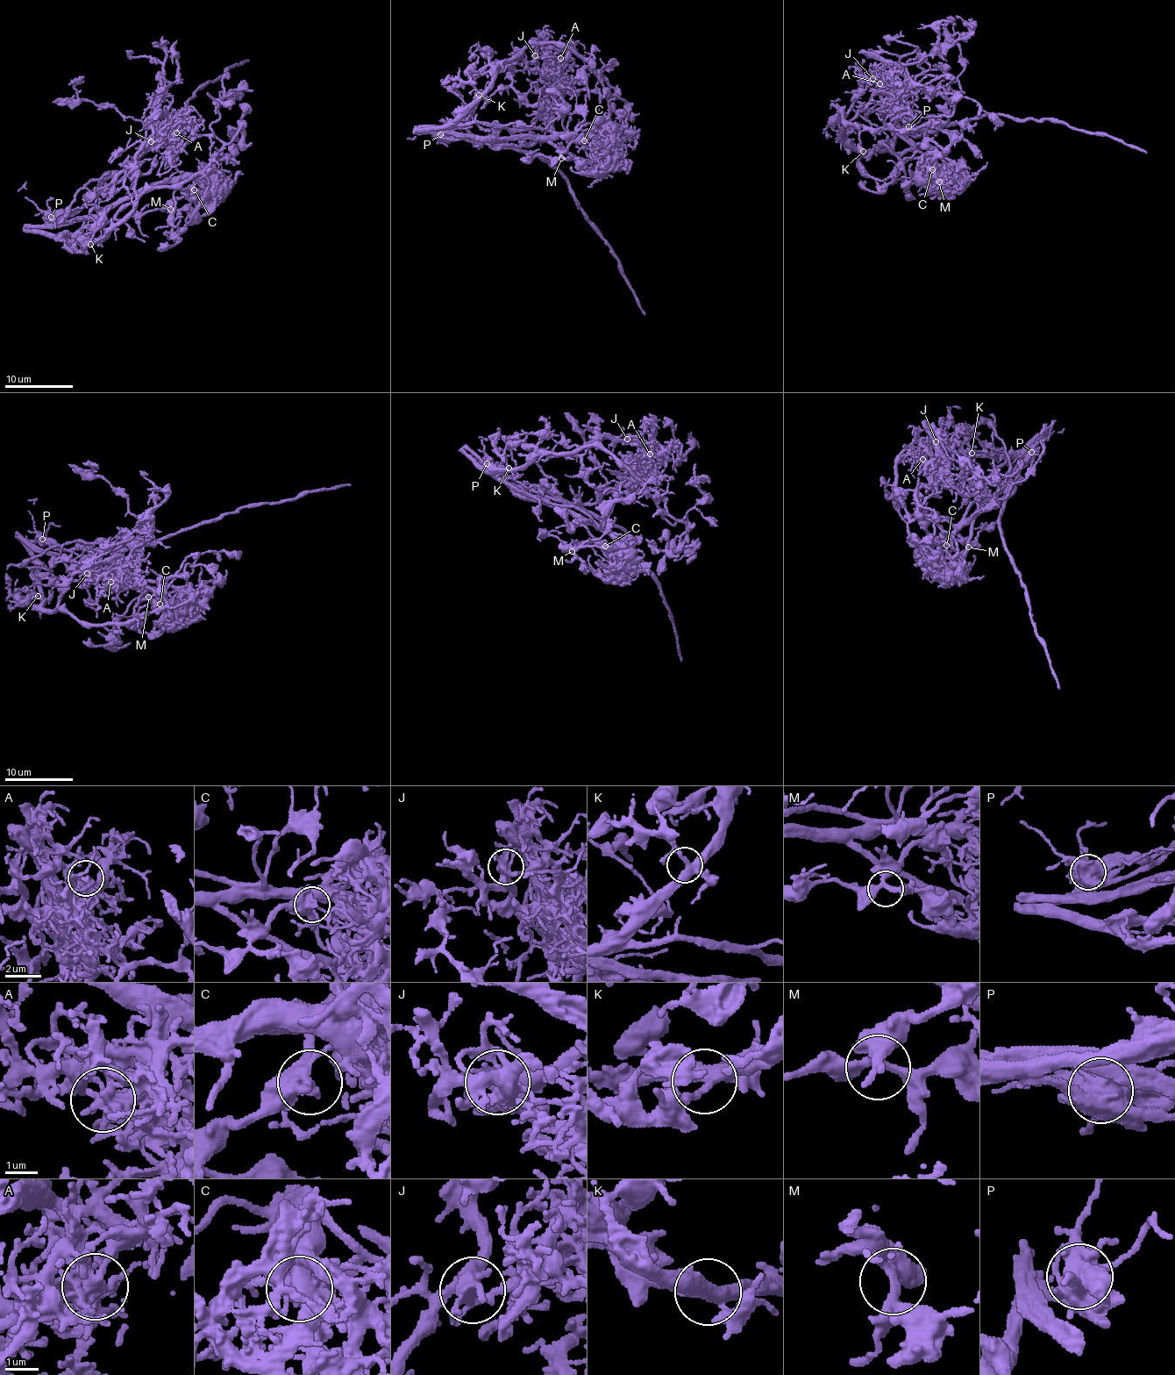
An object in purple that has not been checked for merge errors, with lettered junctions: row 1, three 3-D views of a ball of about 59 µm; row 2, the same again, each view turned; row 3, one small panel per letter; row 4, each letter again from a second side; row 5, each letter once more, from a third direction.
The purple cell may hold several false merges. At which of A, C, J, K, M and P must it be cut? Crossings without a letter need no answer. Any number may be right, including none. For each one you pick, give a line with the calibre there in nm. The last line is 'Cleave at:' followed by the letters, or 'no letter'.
C: Thickness 460 nm
J: Thickness 440 nm
P: Thickness 750 nm
Cleave at: C, J, P

